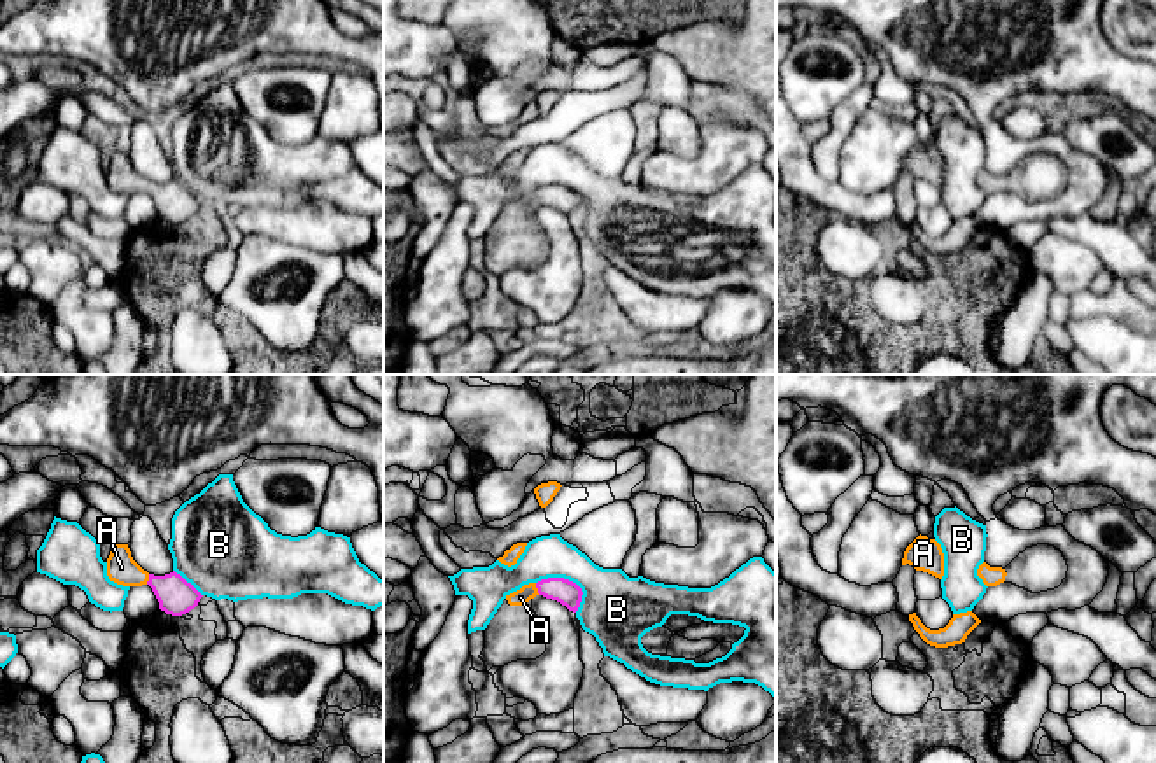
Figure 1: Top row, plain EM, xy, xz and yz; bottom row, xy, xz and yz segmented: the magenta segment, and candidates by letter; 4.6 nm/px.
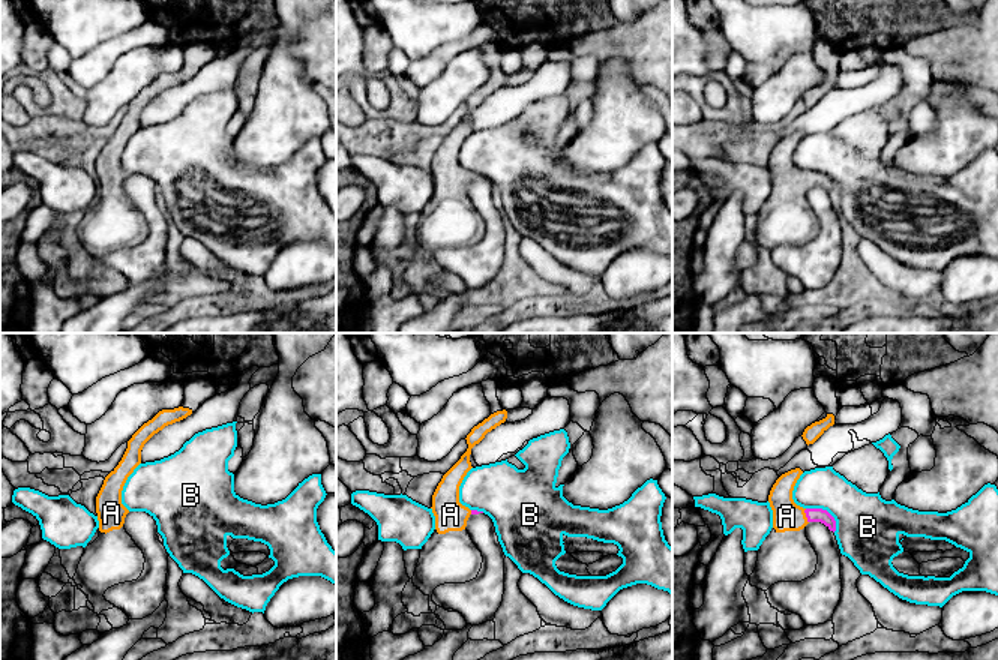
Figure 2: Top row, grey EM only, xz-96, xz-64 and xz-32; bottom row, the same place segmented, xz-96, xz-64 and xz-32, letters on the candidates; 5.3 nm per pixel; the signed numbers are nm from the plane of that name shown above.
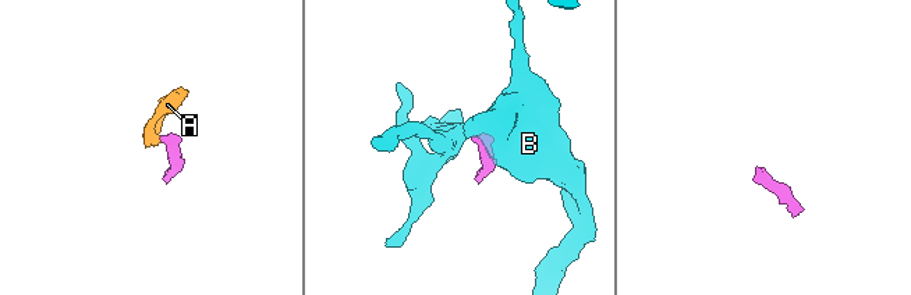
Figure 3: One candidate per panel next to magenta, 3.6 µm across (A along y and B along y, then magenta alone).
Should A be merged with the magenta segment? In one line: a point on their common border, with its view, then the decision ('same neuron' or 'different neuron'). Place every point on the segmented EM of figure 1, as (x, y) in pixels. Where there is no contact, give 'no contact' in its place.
xz (536, 587) | same neuron

